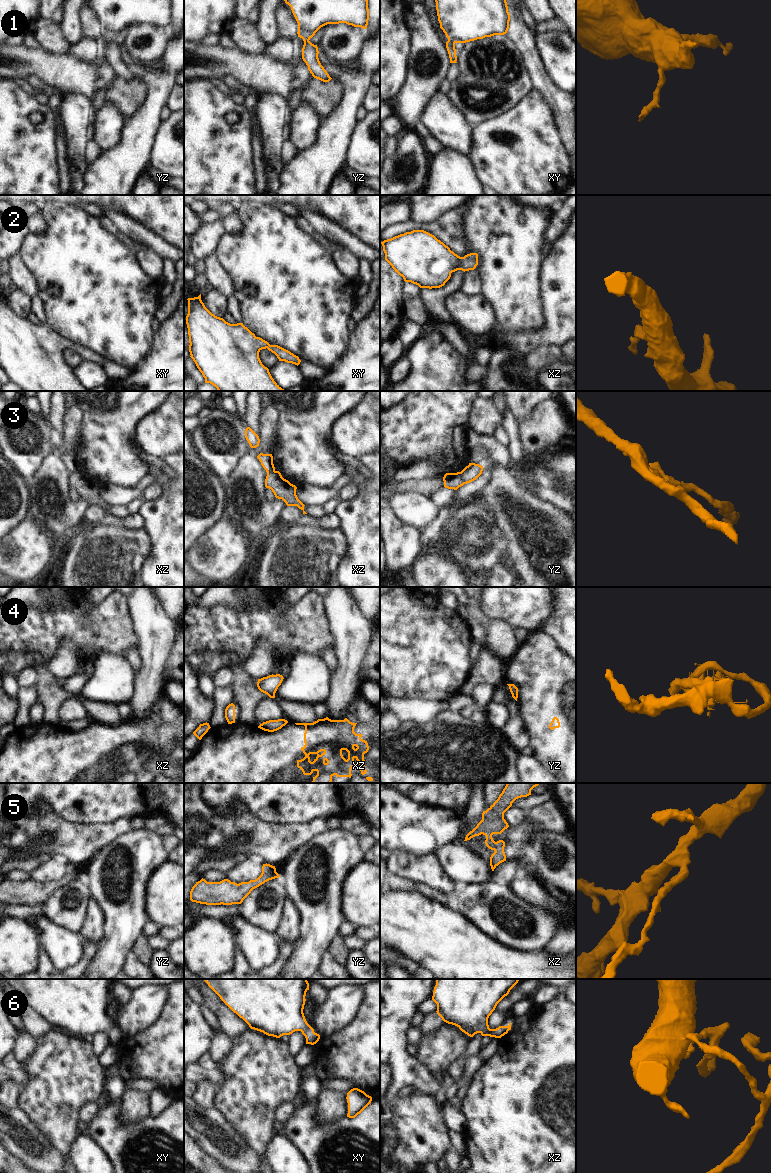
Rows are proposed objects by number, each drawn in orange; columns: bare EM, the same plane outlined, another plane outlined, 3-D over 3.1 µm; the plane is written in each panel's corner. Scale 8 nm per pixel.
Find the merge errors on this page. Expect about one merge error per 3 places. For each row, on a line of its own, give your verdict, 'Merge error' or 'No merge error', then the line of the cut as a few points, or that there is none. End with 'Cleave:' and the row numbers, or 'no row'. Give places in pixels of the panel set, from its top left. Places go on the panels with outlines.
1: Merge error. Split along xy (448, 39), (454, 43)
2: No merge error. No split
3: Merge error. Split along yz (459, 472), (459, 476), (464, 483)
4: Merge error. Split along xz (285, 720), (286, 723)
5: No merge error. No split
6: No merge error. No split
Cleave: 1, 3, 4.

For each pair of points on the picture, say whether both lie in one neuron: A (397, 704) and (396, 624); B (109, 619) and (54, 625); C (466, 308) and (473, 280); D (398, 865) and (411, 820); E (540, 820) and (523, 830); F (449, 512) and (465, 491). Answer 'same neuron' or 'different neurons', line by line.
A: different neurons
B: same neuron
C: different neurons
D: different neurons
E: same neuron
F: same neuron

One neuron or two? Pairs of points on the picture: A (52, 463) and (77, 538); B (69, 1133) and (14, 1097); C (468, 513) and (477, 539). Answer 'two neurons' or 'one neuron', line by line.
A: two neurons
B: two neurons
C: one neuron

